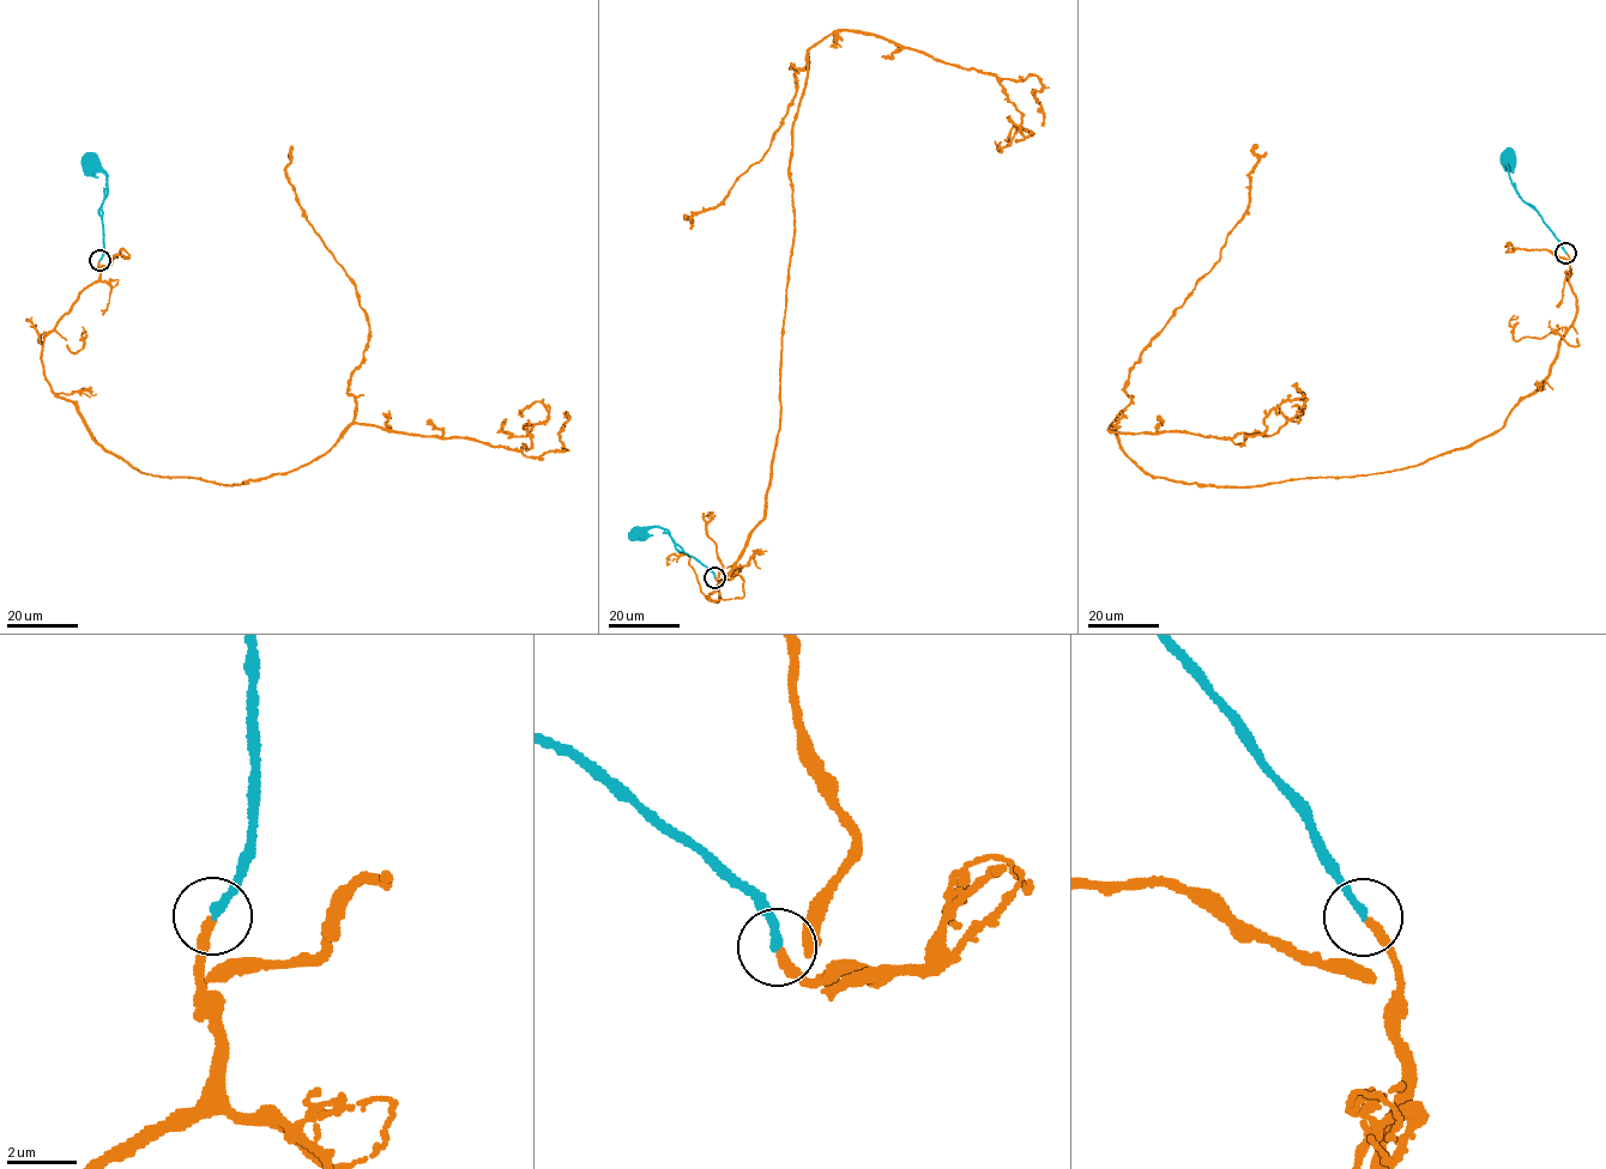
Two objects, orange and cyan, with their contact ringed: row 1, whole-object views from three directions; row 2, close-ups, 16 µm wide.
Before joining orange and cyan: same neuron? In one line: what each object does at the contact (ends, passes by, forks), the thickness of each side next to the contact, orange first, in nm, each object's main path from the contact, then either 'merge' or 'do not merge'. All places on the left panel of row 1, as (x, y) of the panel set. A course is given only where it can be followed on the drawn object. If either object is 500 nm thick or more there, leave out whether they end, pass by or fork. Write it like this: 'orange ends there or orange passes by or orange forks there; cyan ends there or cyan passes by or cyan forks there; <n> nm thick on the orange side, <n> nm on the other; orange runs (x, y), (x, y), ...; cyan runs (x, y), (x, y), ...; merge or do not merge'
orange ends there; cyan ends there; 240 nm thick on the orange side, 220 nm on the other; orange runs (98, 260), (44, 338), (44, 376), (140, 472), (246, 483), (352, 424), (527, 449), (548, 412), (518, 413); cyan runs (100, 260), (104, 248), (101, 205), (108, 191), (106, 175), (89, 162); merge

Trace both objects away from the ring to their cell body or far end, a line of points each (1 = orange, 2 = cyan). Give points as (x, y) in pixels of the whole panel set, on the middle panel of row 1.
1: (714, 577), (718, 603), (765, 514), (808, 50), (875, 34), (990, 72), (1032, 133), (1003, 139)
2: (714, 577), (672, 540), (666, 530), (642, 527), (637, 533)

